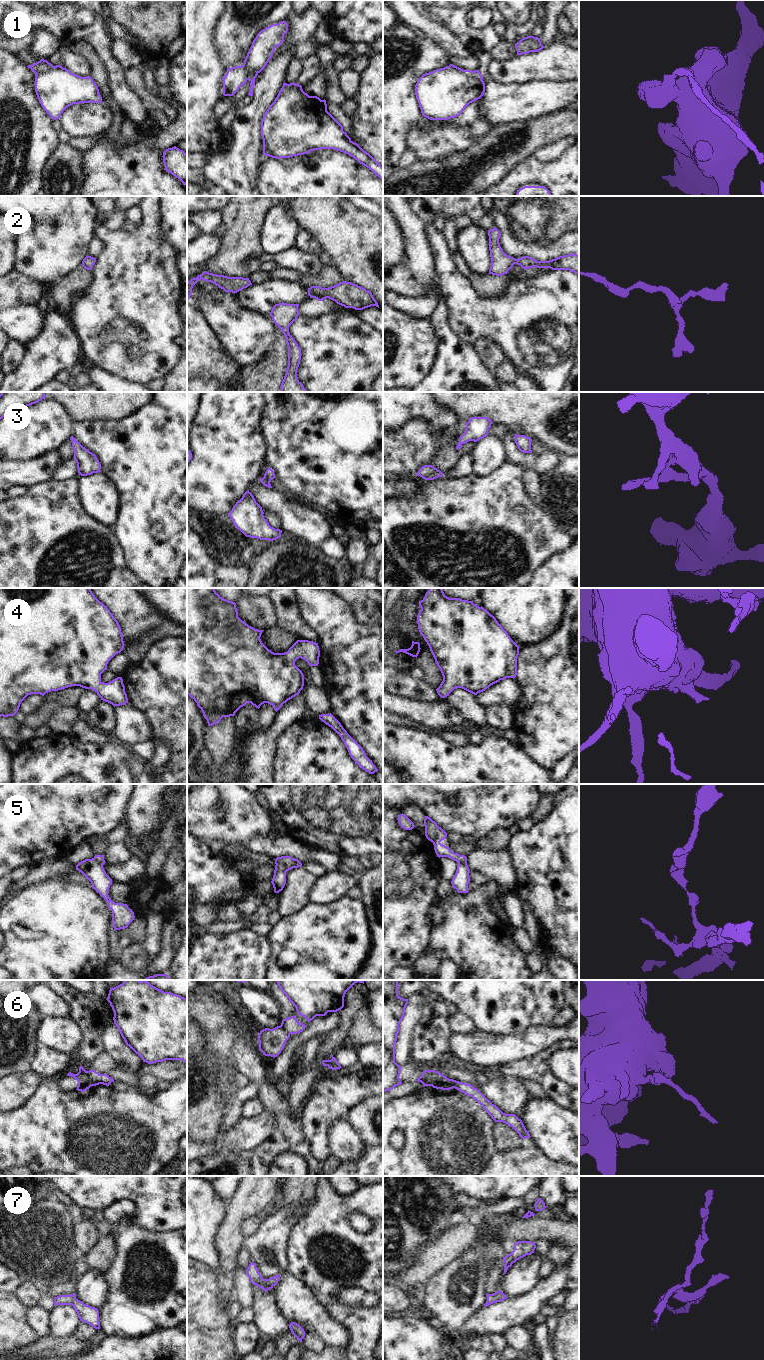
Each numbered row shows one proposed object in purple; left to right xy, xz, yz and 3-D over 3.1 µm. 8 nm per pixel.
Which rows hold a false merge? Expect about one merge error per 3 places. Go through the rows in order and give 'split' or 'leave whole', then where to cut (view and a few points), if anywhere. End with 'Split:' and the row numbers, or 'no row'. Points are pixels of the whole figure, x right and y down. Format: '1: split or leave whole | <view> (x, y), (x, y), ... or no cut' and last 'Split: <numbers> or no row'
1: split | yz (462, 70), (466, 75), (481, 80)
2: leave whole | no cut
3: leave whole | no cut
4: leave whole | no cut
5: split | xy (93, 858), (102, 865)
6: split | yz (434, 1070), (431, 1085)
7: leave whole | no cut
Split: 1, 5, 6

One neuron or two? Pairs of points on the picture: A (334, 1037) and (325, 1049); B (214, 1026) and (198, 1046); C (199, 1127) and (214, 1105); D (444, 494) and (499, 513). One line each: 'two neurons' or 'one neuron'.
A: one neuron
B: two neurons
C: one neuron
D: one neuron

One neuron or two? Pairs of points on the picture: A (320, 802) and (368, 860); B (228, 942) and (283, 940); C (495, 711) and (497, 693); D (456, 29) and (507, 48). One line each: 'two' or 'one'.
A: two
B: two
C: two
D: two

